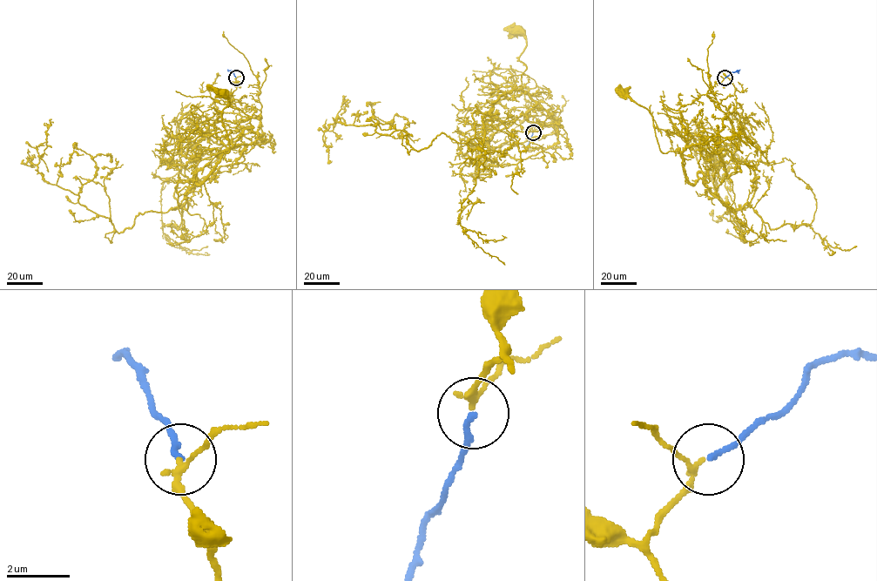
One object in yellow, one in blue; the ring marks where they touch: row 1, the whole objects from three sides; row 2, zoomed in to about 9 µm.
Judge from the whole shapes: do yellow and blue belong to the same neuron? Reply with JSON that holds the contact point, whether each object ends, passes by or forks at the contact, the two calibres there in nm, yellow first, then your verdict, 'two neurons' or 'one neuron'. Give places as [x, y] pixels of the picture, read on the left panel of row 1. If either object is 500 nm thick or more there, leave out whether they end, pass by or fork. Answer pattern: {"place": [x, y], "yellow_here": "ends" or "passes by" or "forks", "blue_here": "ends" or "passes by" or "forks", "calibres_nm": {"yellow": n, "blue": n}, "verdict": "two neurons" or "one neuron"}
{"place": [236, 77], "yellow_here": "passes by", "blue_here": "ends", "calibres_nm": {"yellow": 160, "blue": 170}, "verdict": "one neuron"}

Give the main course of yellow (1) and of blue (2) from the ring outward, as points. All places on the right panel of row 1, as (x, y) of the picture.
1: (725, 77), (708, 93), (678, 109), (688, 146), (681, 152), (664, 153), (652, 116), (623, 94)
2: (725, 77), (739, 70)

